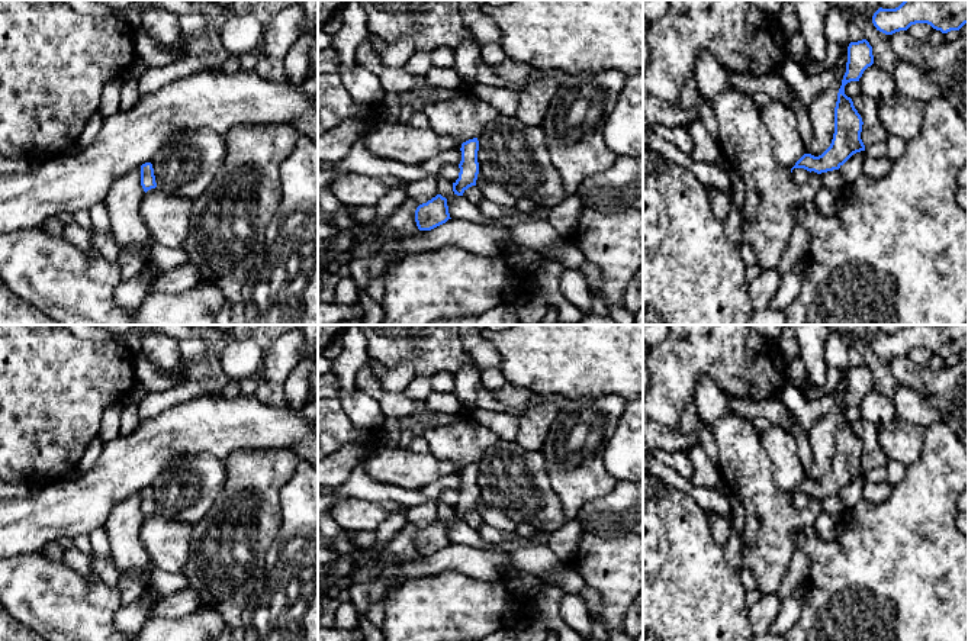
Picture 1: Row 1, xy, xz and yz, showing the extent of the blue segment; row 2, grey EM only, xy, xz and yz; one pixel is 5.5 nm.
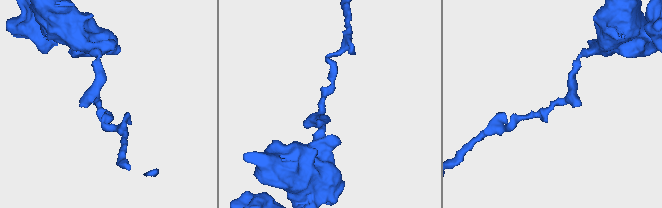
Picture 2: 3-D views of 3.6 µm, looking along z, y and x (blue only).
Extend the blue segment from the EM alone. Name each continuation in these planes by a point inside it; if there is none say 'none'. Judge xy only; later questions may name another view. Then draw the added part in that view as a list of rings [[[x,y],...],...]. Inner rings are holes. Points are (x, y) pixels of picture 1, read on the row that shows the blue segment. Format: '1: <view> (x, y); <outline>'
none

